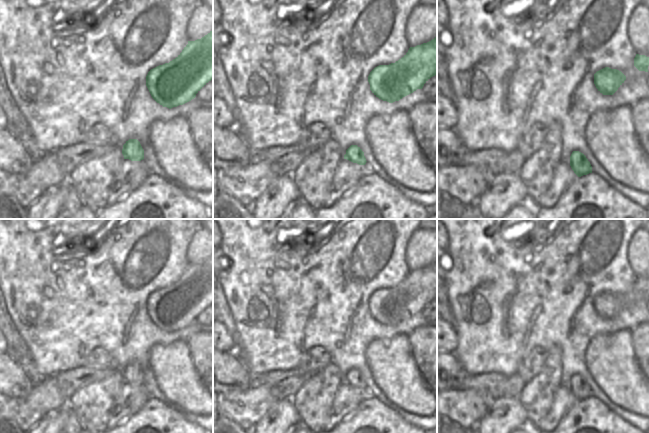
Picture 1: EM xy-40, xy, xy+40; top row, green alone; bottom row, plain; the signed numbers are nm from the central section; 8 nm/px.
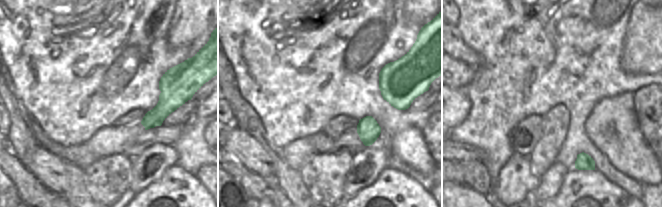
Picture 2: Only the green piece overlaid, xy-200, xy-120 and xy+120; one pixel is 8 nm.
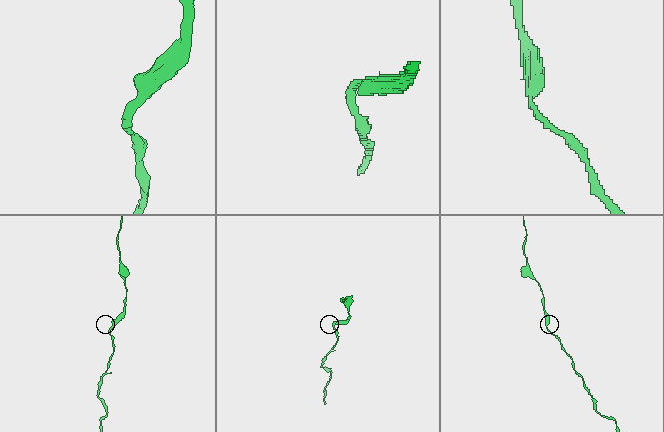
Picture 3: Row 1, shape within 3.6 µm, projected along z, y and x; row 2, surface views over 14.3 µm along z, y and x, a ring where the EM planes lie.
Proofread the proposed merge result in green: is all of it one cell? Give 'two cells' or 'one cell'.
one cell

